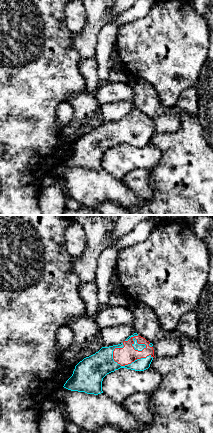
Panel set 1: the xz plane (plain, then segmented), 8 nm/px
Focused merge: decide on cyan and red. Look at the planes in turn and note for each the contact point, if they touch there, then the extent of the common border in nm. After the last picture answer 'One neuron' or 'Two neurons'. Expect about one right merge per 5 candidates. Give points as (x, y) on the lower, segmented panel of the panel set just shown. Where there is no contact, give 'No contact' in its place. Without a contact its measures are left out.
Touches cyan at (129, 364). Shared border 340 nm

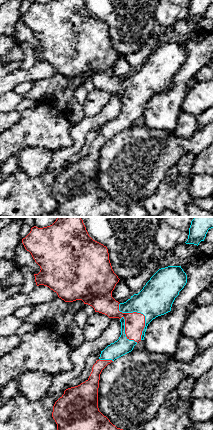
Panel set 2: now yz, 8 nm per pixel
Touches cyan at (140, 312). Shared border 340 nm

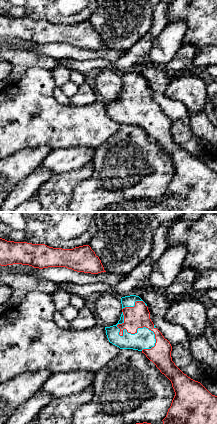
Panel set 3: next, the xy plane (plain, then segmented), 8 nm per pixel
Touches cyan at (130, 333). Shared border 380 nm

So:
One neuron

